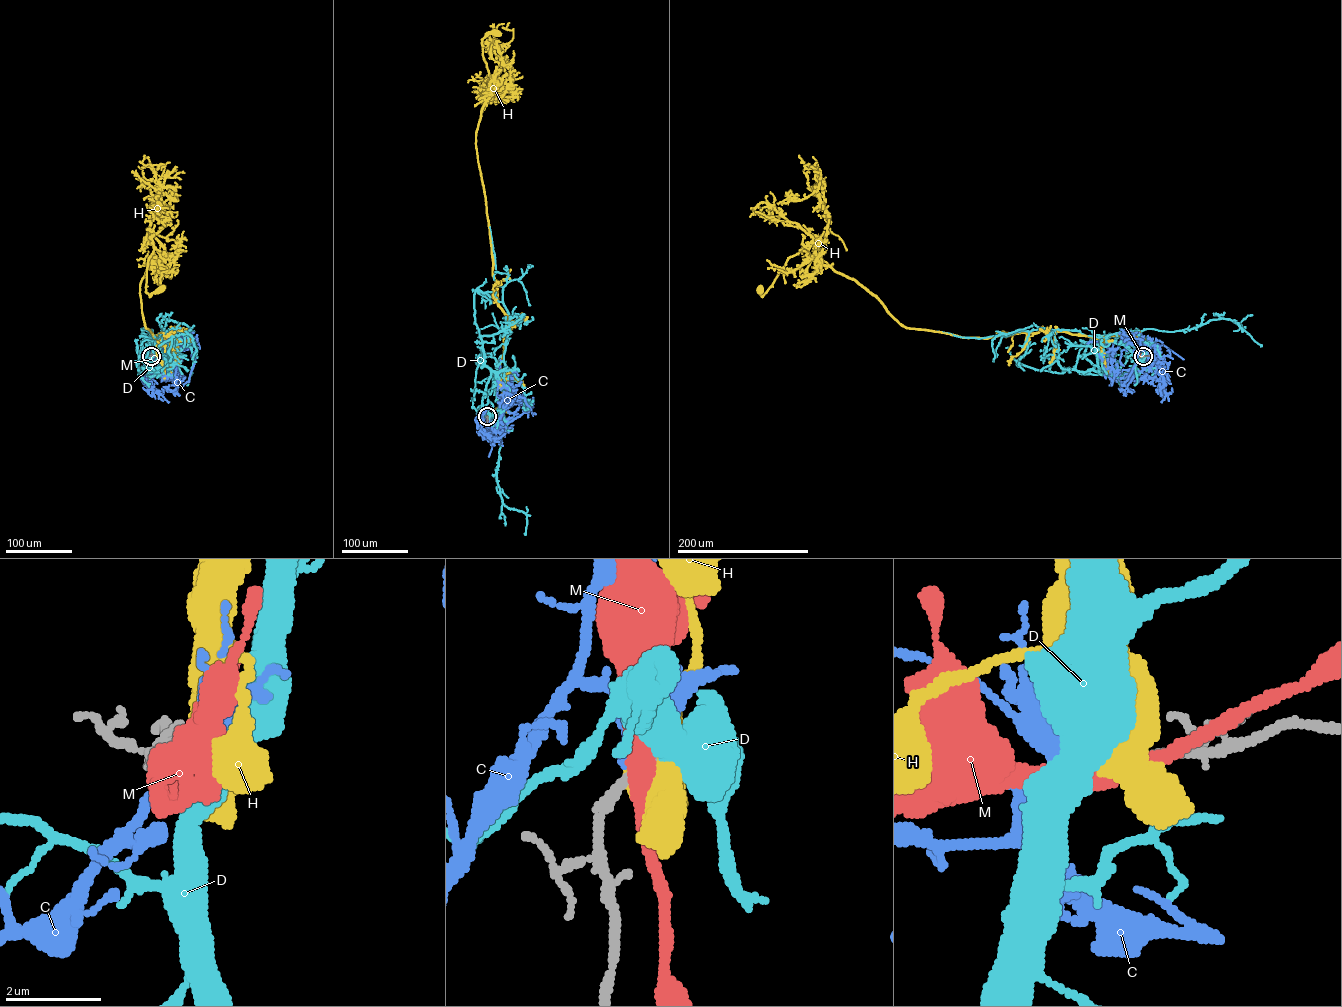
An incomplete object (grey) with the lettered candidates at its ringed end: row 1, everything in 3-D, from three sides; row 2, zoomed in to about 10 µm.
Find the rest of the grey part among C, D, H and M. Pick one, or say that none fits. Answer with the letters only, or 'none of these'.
D

